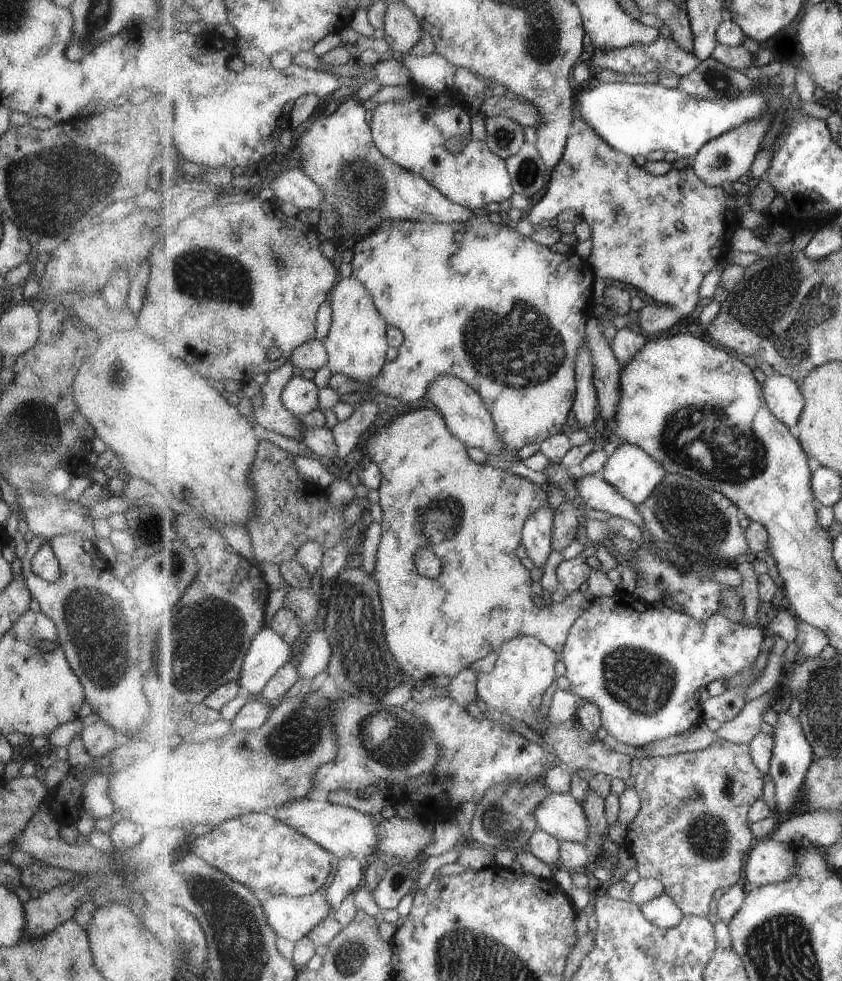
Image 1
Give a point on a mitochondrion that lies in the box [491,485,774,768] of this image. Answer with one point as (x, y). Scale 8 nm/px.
(642, 682)

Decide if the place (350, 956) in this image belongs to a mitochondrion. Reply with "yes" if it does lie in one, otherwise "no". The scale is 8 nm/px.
yes

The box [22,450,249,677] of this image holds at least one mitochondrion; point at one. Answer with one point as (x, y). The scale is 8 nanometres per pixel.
(178, 566)

